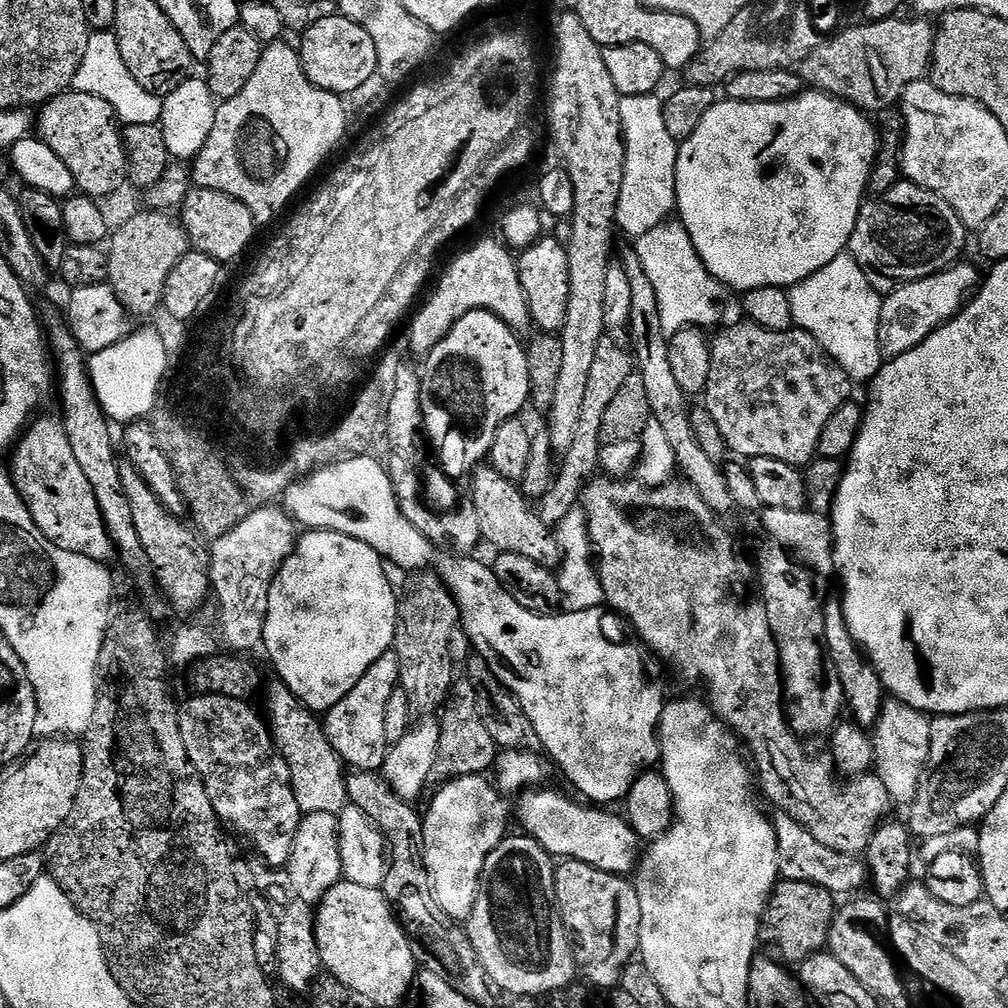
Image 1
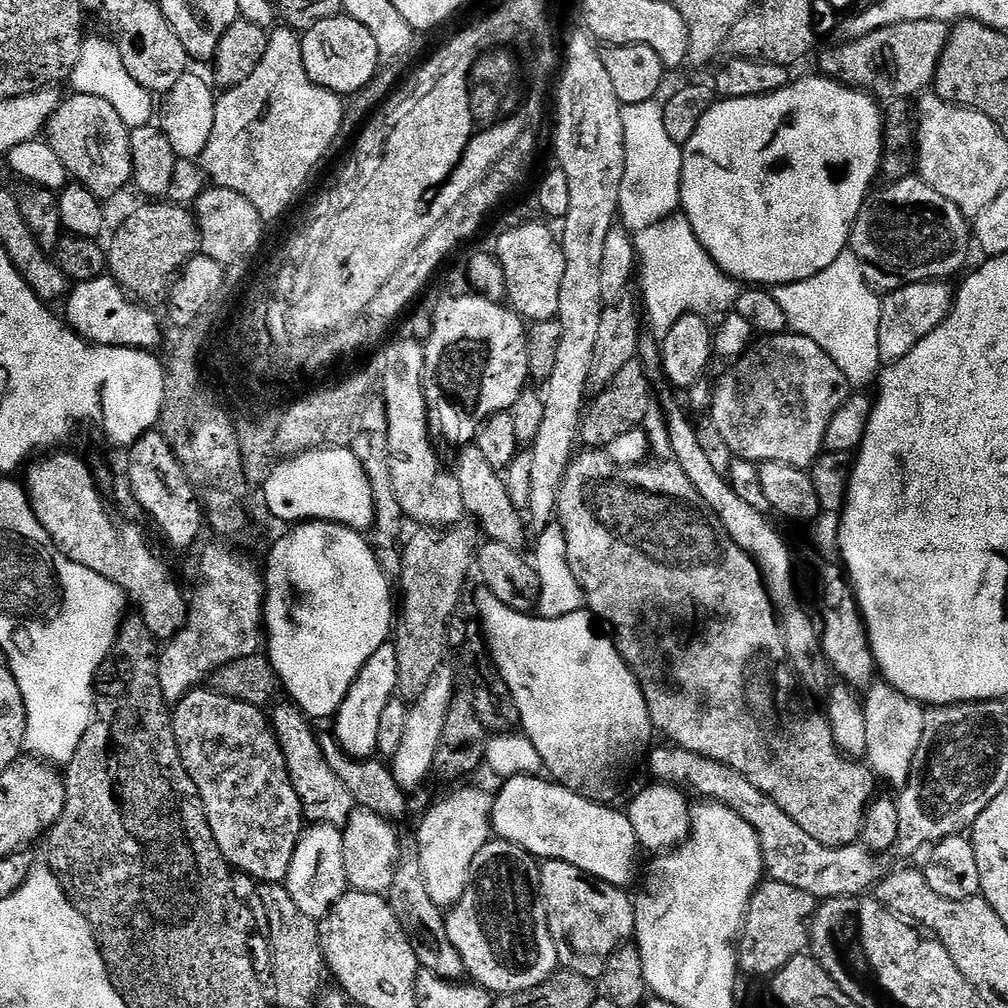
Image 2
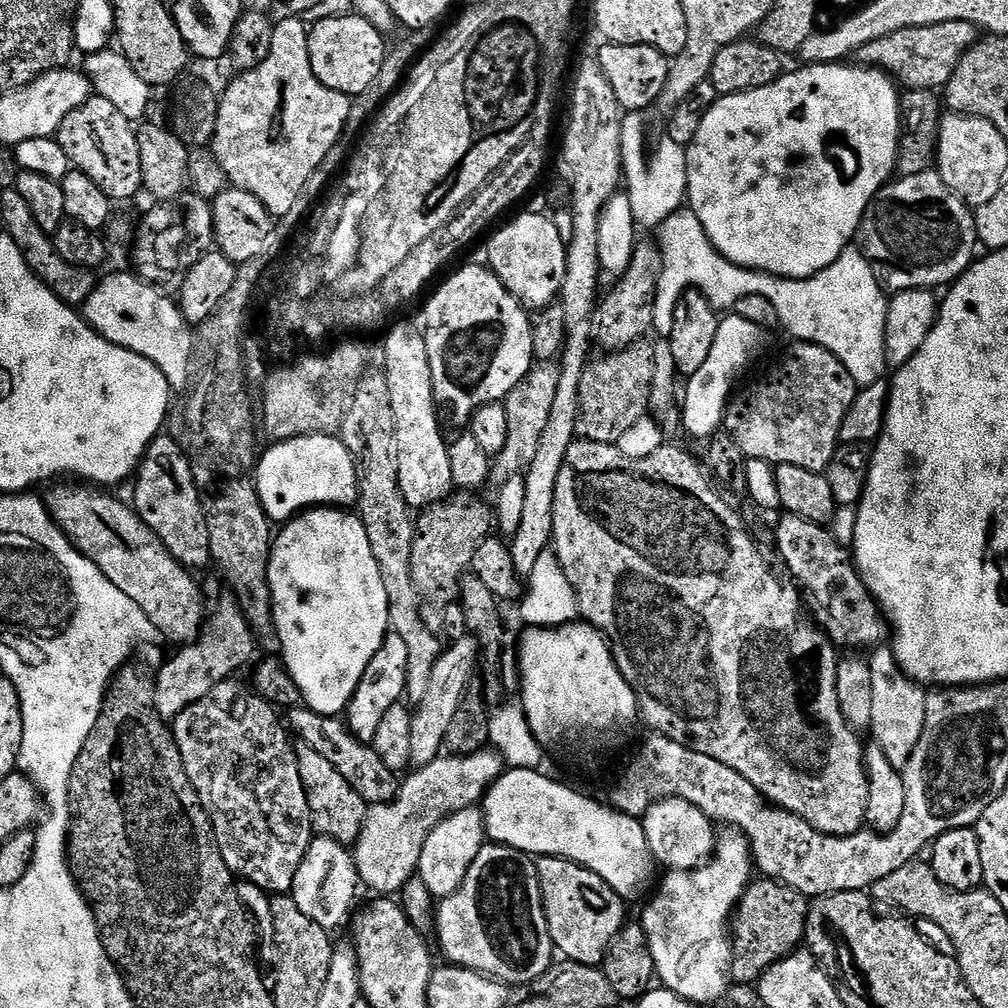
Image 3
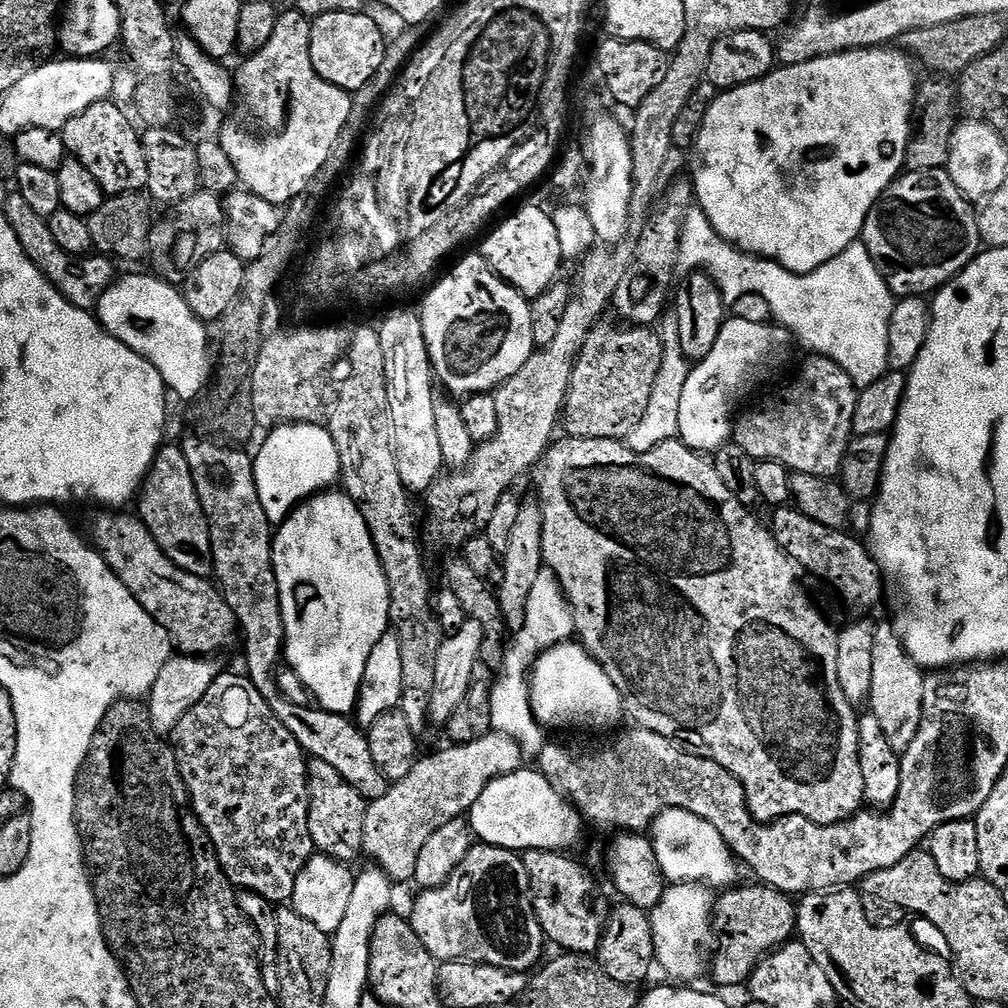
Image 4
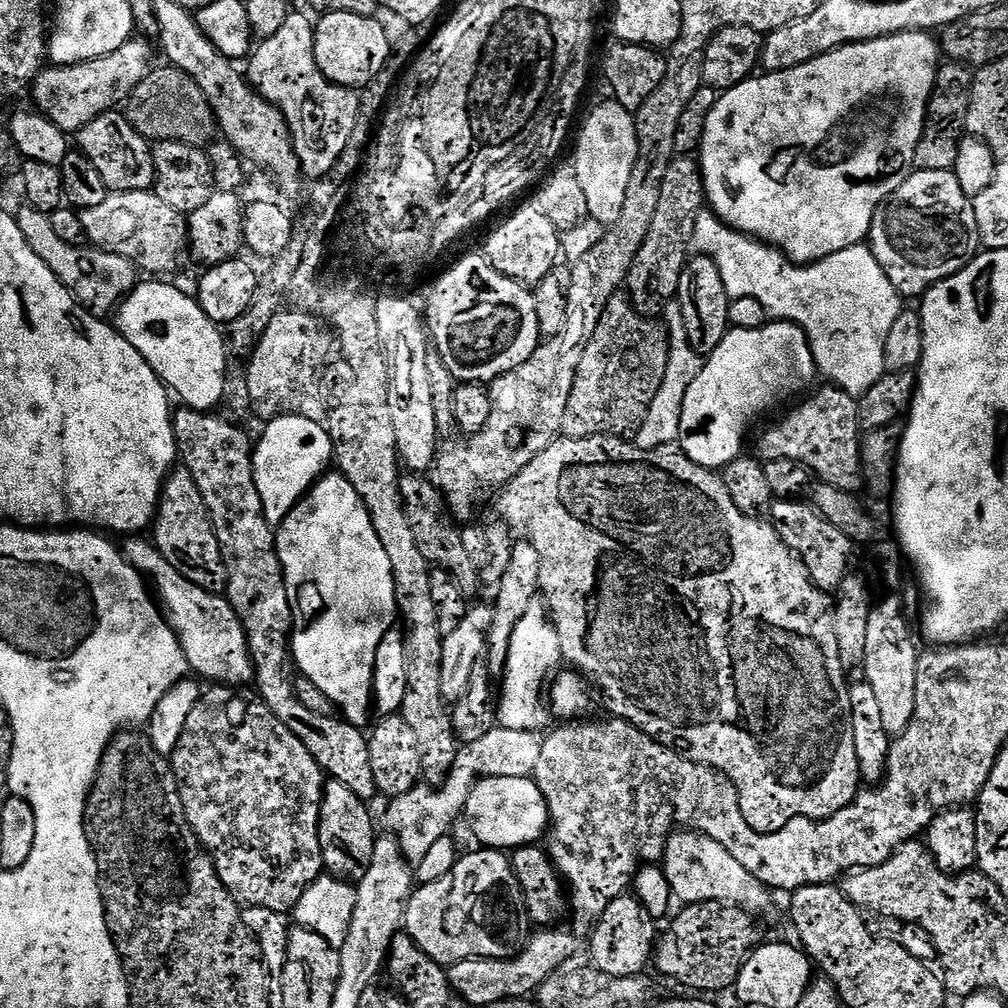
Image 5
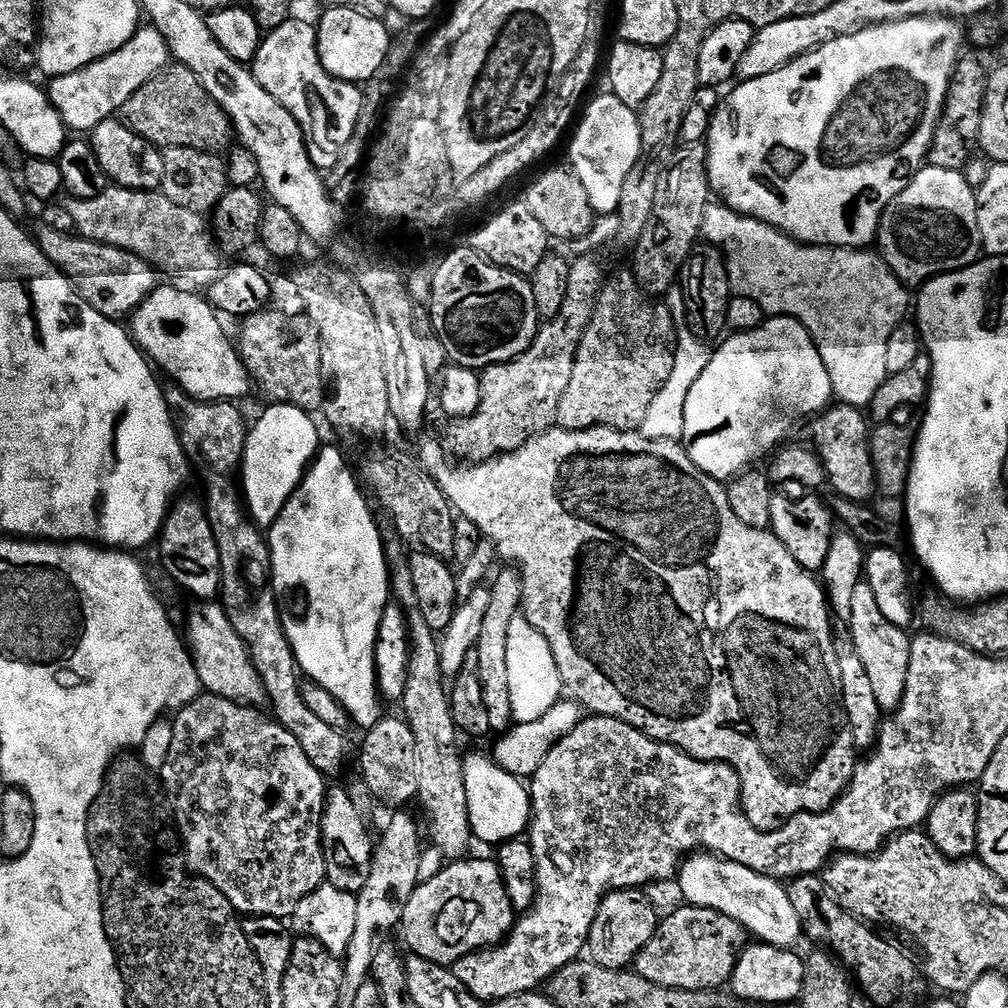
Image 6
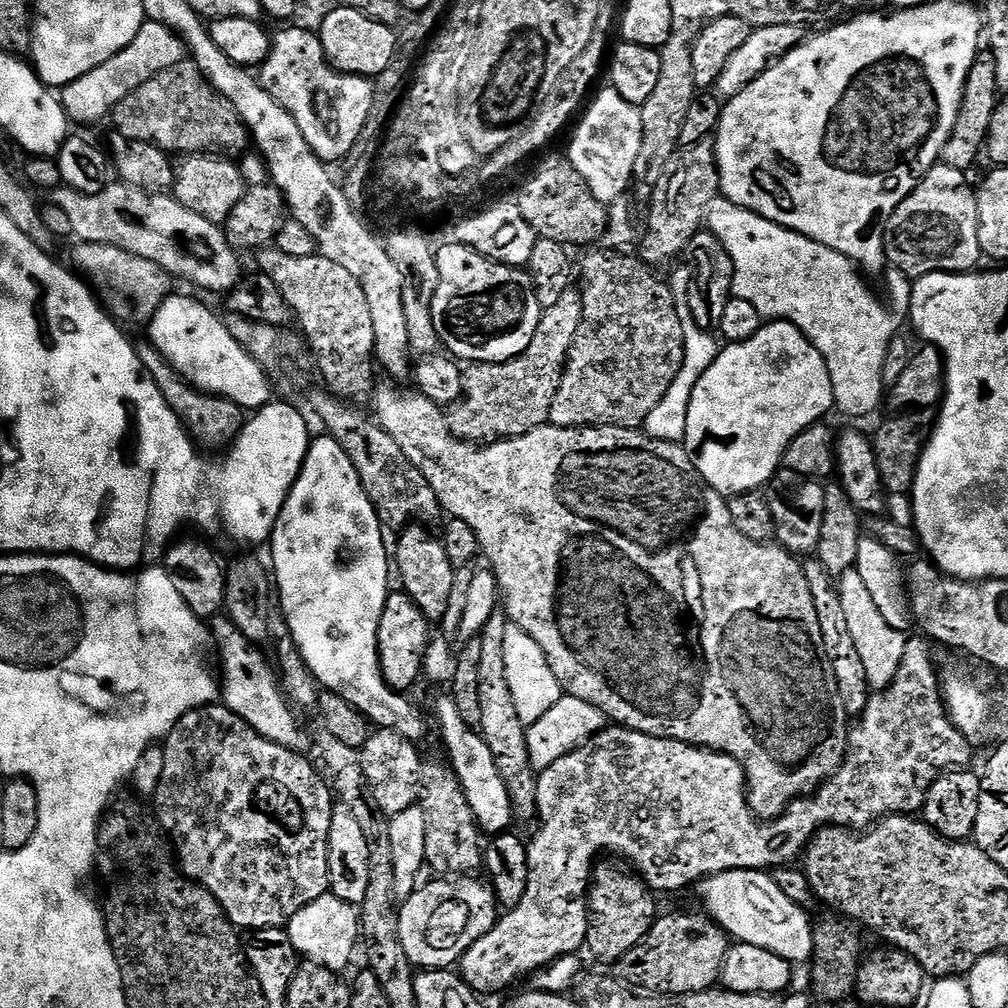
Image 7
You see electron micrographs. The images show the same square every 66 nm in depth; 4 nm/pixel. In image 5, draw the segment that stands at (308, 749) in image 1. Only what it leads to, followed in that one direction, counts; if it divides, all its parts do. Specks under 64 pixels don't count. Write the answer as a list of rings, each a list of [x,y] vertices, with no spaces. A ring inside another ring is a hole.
[[[329,779],[324,786],[324,797],[320,803],[320,849],[324,867],[337,880],[359,882],[370,866],[378,831],[372,825],[372,816],[368,813],[369,805],[342,782]]]

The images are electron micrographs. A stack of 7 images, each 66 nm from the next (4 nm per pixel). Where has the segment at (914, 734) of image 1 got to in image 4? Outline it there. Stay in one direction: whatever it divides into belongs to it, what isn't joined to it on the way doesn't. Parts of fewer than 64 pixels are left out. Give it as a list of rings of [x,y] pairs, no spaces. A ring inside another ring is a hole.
[[[888,624],[874,631],[874,679],[870,681],[870,712],[877,716],[878,723],[894,751],[902,754],[914,742],[914,734],[918,734],[924,709],[924,677],[925,673],[910,658],[904,649],[904,641],[897,629]]]

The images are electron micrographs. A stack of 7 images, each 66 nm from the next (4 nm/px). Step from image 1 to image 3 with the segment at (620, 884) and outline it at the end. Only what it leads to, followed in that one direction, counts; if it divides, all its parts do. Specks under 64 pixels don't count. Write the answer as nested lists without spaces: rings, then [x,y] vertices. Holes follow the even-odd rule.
[[[541,856],[535,861],[540,897],[552,947],[563,959],[591,968],[603,965],[604,955],[624,928],[626,902],[598,874],[560,856]]]

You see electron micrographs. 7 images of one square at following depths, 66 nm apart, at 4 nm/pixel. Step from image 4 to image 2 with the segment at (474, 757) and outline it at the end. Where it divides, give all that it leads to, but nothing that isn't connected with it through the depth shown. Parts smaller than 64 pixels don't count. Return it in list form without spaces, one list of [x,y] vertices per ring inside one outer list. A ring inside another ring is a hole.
[[[353,807],[348,823],[343,825],[346,872],[349,885],[358,892],[387,895],[402,862],[397,825],[368,808]]]

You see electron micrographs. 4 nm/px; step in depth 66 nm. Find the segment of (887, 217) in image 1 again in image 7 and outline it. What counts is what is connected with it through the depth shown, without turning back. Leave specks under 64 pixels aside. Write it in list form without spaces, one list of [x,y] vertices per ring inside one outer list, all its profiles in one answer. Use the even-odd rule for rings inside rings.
[[[942,162],[935,164],[924,176],[924,181],[904,199],[883,221],[884,255],[892,268],[902,270],[910,278],[935,272],[971,272],[982,260],[978,242],[977,189],[968,185],[969,177]]]

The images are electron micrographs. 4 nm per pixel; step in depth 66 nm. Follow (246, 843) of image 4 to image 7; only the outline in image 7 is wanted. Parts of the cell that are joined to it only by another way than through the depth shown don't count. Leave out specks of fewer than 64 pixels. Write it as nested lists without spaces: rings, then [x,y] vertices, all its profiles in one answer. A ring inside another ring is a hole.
[[[217,702],[210,704],[202,708],[195,708],[193,712],[187,712],[186,715],[174,725],[172,732],[163,741],[162,744],[164,750],[164,765],[162,766],[162,778],[158,782],[158,790],[154,797],[154,816],[158,821],[161,829],[170,837],[171,843],[174,845],[175,855],[178,857],[178,866],[183,872],[183,875],[187,876],[189,880],[196,881],[197,884],[202,885],[208,892],[214,894],[214,898],[222,906],[224,913],[228,915],[229,922],[238,930],[255,930],[261,928],[281,928],[283,929],[287,925],[292,916],[298,914],[303,907],[308,906],[314,902],[315,899],[322,898],[322,896],[329,891],[328,887],[328,843],[330,842],[330,818],[332,817],[332,809],[334,807],[334,793],[330,787],[329,781],[325,779],[323,775],[307,760],[306,757],[300,756],[299,751],[287,748],[286,746],[280,746],[278,742],[272,742],[266,738],[262,738],[262,734],[258,734],[258,730],[254,730],[244,721],[242,718],[238,718],[238,714],[234,714],[228,708],[224,707],[223,703]]]

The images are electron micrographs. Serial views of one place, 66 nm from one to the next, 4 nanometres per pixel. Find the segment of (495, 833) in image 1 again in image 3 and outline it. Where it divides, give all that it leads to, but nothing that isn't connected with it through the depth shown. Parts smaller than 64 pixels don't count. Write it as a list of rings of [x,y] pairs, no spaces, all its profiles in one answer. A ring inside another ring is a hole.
[[[479,807],[463,808],[452,816],[447,816],[426,838],[418,869],[418,879],[426,882],[433,898],[443,898],[454,894],[462,886],[474,858],[486,845],[484,813]]]

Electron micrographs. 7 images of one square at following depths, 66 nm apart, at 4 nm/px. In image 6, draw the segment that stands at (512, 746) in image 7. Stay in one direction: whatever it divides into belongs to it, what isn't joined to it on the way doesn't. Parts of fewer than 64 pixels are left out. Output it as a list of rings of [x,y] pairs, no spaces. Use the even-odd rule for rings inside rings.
[[[508,570],[490,584],[490,606],[486,606],[486,619],[482,622],[482,634],[474,651],[478,654],[478,682],[482,684],[482,703],[486,706],[486,715],[490,718],[491,731],[503,734],[513,727],[510,710],[510,673],[506,667],[506,637],[510,634],[510,622],[521,615],[524,603],[524,586],[520,573]]]

